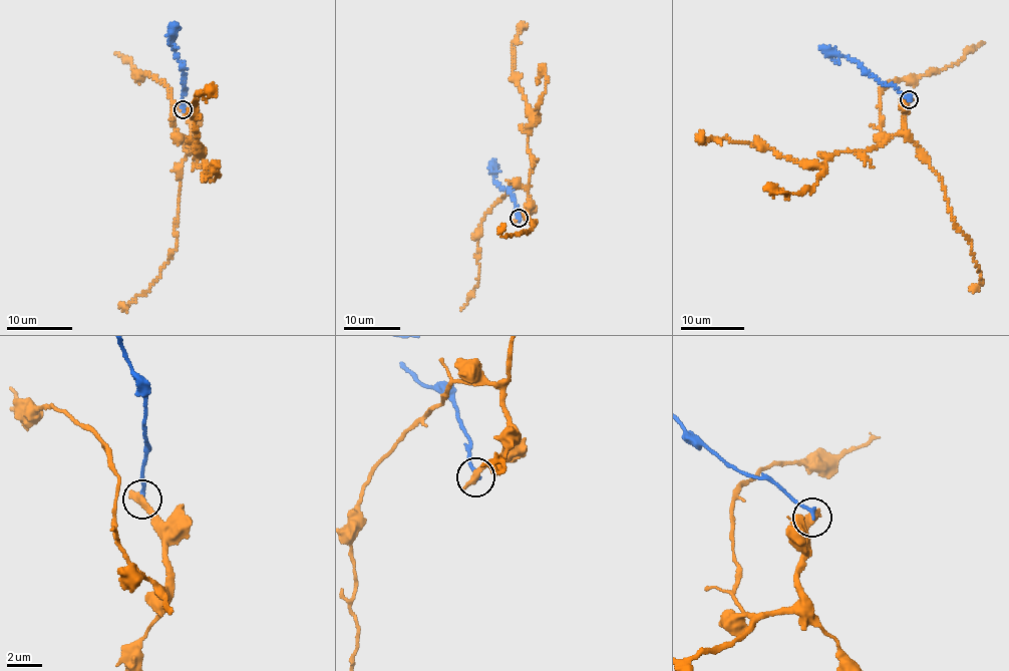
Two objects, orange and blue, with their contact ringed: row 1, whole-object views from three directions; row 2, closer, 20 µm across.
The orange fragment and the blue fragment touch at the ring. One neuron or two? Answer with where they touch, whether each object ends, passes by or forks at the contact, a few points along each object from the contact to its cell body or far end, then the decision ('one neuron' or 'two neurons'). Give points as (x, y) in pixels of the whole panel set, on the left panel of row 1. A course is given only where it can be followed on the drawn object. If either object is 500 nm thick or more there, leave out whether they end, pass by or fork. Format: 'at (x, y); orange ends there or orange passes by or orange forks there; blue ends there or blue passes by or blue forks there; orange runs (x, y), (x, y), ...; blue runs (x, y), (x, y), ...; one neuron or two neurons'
at (183, 109); orange ends there; blue ends there; orange runs (183, 109), (190, 122), (193, 149), (197, 152), (194, 143), (200, 153), (193, 106), (198, 91), (216, 93); blue runs (183, 109), (184, 69), (171, 41), (173, 35), (170, 36), (177, 48); two neurons

